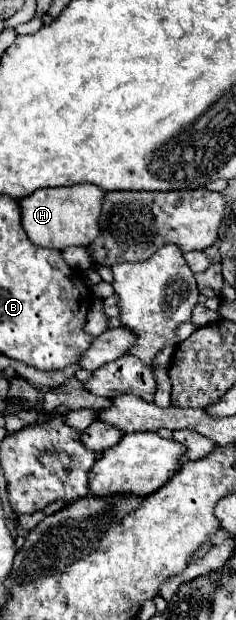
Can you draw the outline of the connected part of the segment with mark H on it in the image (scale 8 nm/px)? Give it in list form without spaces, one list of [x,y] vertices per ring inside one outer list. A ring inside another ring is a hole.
[[[74,185],[74,187],[56,187],[56,189],[38,189],[30,197],[18,201],[22,207],[22,229],[34,245],[48,249],[66,249],[66,247],[86,247],[98,233],[98,217],[102,209],[104,191],[96,185]]]

